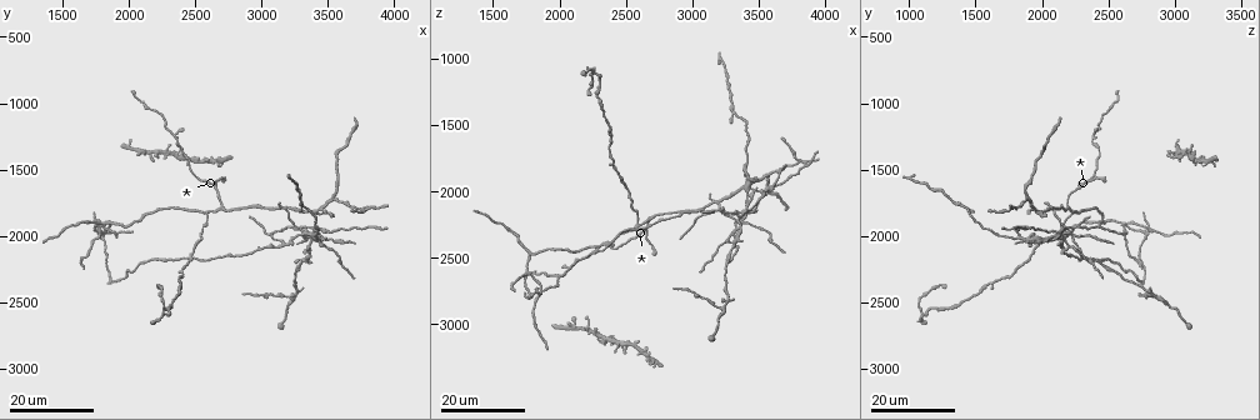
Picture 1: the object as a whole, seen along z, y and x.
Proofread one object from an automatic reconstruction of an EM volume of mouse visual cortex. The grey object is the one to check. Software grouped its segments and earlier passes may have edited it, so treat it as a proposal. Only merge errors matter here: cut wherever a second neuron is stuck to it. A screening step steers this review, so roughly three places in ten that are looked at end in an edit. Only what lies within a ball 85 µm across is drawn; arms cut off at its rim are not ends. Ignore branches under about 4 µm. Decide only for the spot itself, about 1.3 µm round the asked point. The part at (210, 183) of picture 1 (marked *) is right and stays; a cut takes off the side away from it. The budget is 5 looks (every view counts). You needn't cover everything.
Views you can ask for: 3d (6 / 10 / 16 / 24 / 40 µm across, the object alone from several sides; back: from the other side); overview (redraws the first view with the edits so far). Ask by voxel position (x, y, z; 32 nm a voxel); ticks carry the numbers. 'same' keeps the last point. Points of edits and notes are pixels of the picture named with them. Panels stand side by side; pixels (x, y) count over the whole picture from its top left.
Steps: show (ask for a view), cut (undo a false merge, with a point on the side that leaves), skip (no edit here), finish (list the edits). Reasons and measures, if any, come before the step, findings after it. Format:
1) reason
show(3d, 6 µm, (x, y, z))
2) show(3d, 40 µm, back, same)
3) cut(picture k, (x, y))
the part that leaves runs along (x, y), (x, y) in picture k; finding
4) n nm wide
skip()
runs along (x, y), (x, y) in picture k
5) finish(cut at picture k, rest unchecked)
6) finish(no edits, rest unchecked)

three-way junction
show(3d, 16 µm, (2640, 1620, 2260))

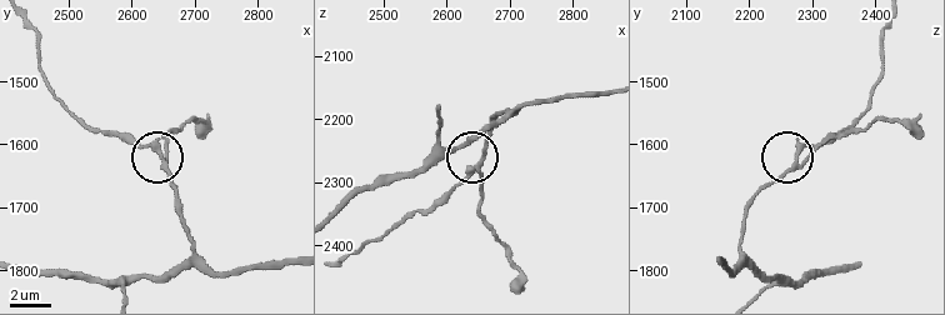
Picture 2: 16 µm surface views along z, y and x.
show(3d, 6 µm, (2650, 1625, 2275))

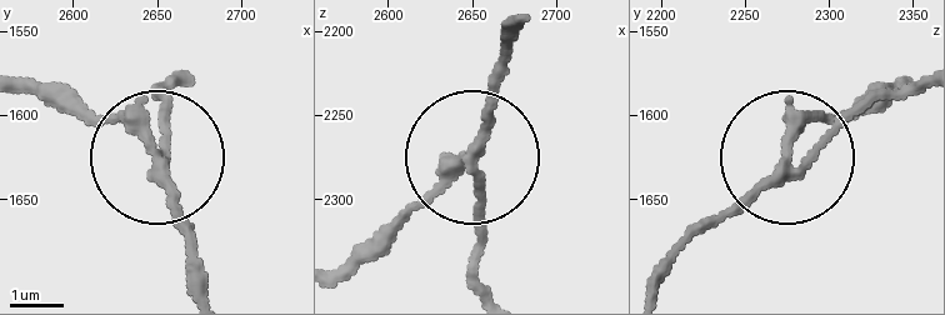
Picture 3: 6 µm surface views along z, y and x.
190 nm wide
skip()
runs along (94, 115), (166, 155), (161, 93) in picture 3; continuous, no second neuron

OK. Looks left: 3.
branch point
show(3d, 16 µm, (3420, 1820, 1940))

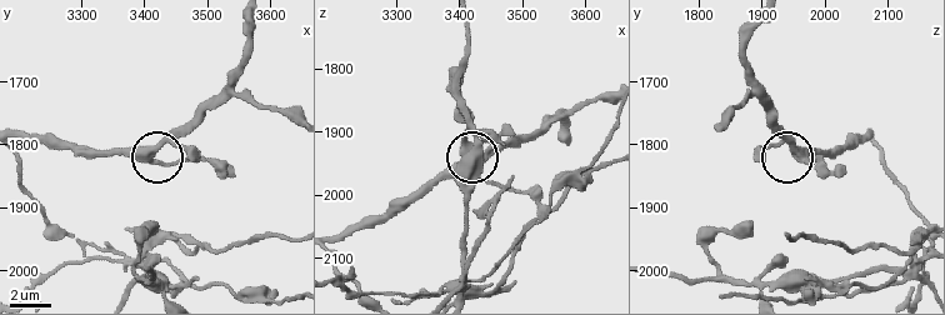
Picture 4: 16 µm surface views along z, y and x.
closer look
show(3d, 6 µm, (3410, 1815, 1960))

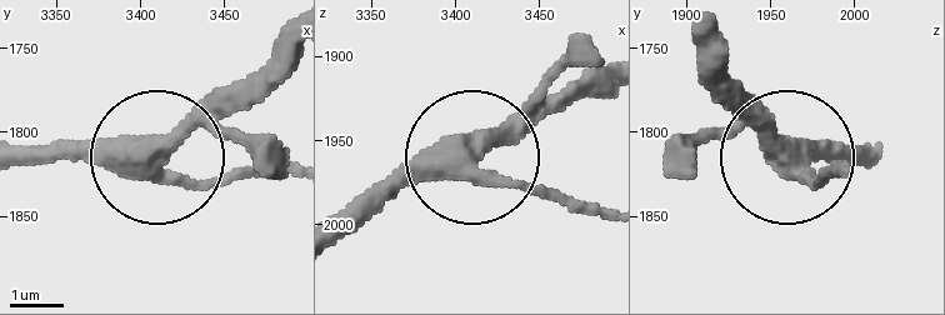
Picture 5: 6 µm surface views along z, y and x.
3 arms
skip()
runs along (338, 241), (418, 183), (473, 165), (606, 210) in picture 5; continuous, no second neuron

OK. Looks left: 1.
finish(no edits, rest unchecked)

